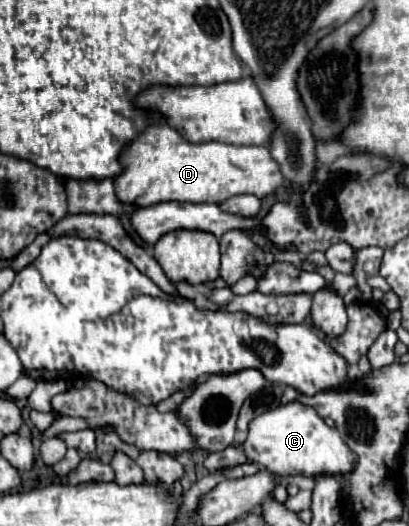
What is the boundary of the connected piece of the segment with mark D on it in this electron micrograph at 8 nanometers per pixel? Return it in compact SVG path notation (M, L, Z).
M151 123L145 127L145 131L139 133L137 139L133 139L119 155L123 171L113 179L117 189L117 199L125 205L155 205L161 201L193 201L193 203L223 203L229 197L235 195L255 195L263 199L269 195L275 187L283 183L281 171L277 169L277 163L271 159L269 149L263 145L229 145L219 141L209 143L187 143L175 129L171 129L167 123Z

